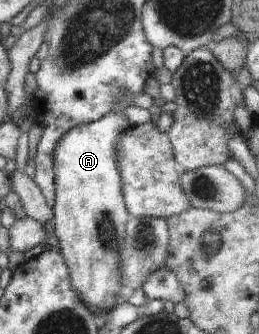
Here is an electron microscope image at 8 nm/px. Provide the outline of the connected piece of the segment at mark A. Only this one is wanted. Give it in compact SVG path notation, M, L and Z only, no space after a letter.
M116 108L108 112L97 122L78 124L68 130L56 146L54 152L56 201L54 210L55 234L59 242L59 251L63 254L70 268L72 286L90 308L94 316L108 312L118 305L118 296L126 296L124 278L120 270L120 252L126 240L127 225L133 220L128 212L124 195L124 180L120 174L120 164L116 158L116 144L122 140L124 132L128 132L134 125L124 116L127 108Z

